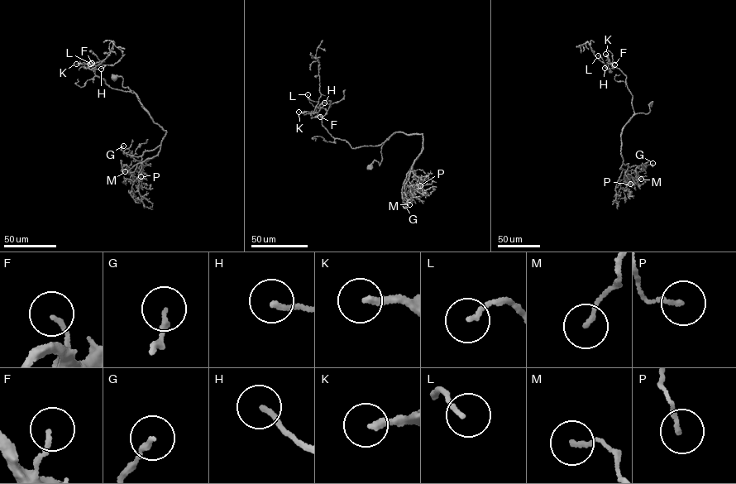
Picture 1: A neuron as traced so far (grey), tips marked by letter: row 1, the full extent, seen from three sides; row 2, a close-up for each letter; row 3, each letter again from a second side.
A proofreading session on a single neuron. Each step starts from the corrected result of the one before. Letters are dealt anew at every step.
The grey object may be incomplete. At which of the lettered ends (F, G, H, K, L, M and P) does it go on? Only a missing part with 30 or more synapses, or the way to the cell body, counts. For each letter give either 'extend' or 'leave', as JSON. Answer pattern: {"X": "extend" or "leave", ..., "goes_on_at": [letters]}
{"F": "leave", "G": "leave", "H": "leave", "K": "extend", "L": "leave", "M": "leave", "P": "leave", "goes_on_at": ["K"]}

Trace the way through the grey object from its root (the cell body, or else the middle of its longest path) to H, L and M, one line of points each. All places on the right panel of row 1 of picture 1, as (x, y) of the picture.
H: (651, 103), (649, 112), (633, 115), (633, 97), (626, 85), (626, 76), (614, 66), (604, 68)
L: (651, 103), (649, 112), (633, 115), (633, 97), (626, 85), (626, 76), (609, 62), (604, 64), (598, 55)
M: (651, 103), (649, 112), (637, 113), (630, 117), (620, 136), (623, 160), (620, 169), (635, 180), (641, 179)

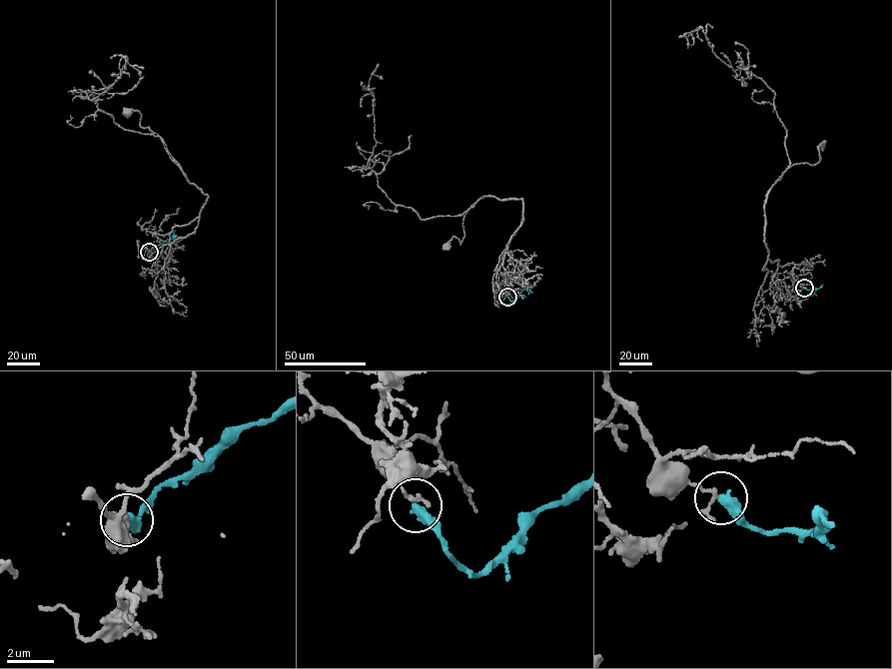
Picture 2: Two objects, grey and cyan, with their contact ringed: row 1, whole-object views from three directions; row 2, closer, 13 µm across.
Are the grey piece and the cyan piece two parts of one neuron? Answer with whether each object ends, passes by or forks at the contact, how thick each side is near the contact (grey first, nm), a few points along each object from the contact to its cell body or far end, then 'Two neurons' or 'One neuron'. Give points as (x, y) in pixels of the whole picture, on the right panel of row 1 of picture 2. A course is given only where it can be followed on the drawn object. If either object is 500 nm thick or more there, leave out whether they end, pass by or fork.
At the ring grey passes by. At the ring cyan ends. Thickness 140 nm (grey) against 460 nm. Course of grey: (804, 288), (791, 273), (776, 275), (763, 269), (768, 255), (764, 207), (786, 169), (817, 164), (822, 145). Course of cyan: (804, 288), (814, 290), (822, 285). Two neurons

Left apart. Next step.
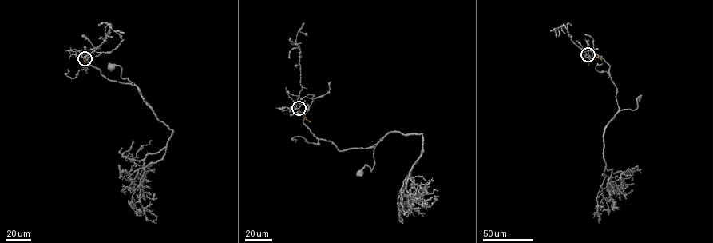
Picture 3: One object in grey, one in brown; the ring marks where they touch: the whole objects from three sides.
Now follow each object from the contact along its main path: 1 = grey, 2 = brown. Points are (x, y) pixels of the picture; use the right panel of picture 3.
1: (588, 54), (584, 51), (590, 49), (609, 65), (617, 91), (618, 111), (635, 109), (639, 97)
2: (588, 54), (592, 59), (598, 57), (601, 60)

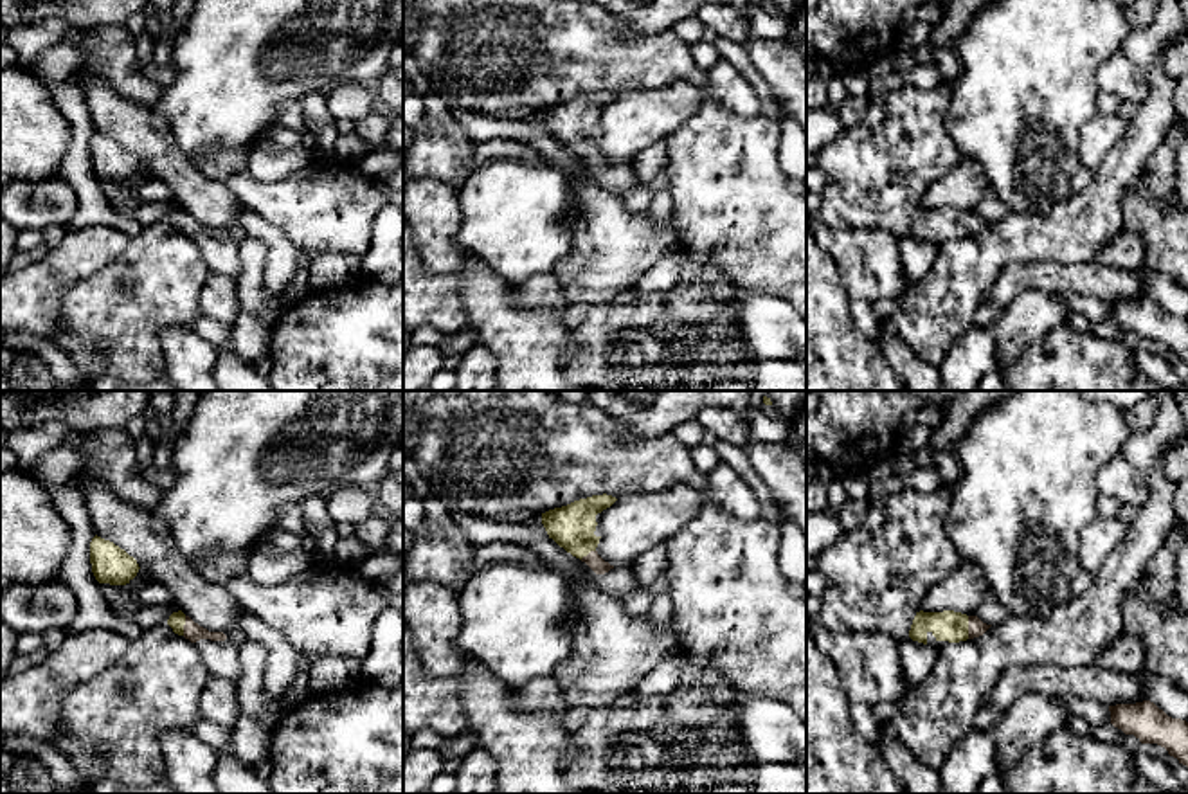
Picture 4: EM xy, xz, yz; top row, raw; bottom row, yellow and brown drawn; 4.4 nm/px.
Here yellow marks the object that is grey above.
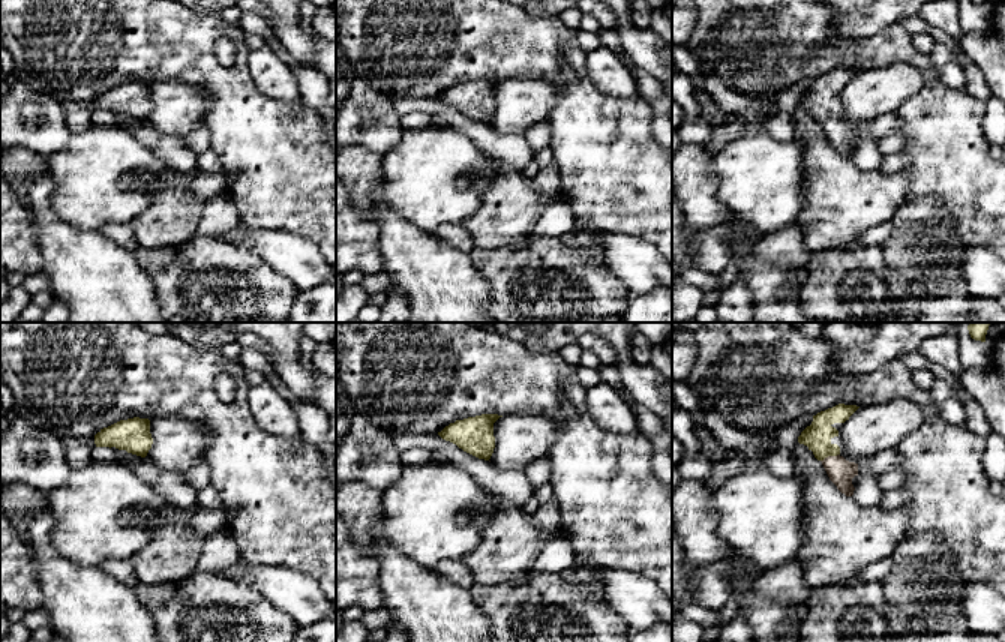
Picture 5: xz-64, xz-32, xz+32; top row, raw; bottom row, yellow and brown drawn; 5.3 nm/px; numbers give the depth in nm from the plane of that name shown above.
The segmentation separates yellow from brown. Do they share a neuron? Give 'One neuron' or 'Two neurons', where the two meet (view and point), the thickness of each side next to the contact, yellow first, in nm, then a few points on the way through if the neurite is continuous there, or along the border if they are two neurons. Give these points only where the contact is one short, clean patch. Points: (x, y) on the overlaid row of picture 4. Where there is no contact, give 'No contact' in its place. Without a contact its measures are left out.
One neuron. Touches yellow at yz (967, 627). Thickness 140 nm (yellow) against 80 nm. Path across: yz (947, 625), (967, 627), (976, 627)

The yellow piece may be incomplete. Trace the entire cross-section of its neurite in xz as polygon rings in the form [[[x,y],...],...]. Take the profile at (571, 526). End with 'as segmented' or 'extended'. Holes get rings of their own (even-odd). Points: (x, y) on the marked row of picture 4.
[[[592,495],[574,501],[567,506],[542,513],[542,524],[560,547],[585,562],[596,574],[605,574],[614,565],[605,562],[596,547],[601,537],[596,537],[596,515],[610,508],[617,499],[612,495]]]; extended

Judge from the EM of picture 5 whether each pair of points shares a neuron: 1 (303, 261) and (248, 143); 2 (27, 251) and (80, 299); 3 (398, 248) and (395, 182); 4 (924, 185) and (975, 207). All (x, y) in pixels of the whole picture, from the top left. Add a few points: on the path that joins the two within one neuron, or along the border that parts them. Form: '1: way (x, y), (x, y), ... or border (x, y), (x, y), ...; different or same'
1: border (255, 227), (287, 230), (312, 240), (320, 248); different
2: border (33, 230), (44, 270); different
3: border (383, 182), (383, 201), (426, 233); different
4: way (936, 185), (953, 185), (963, 195); same

